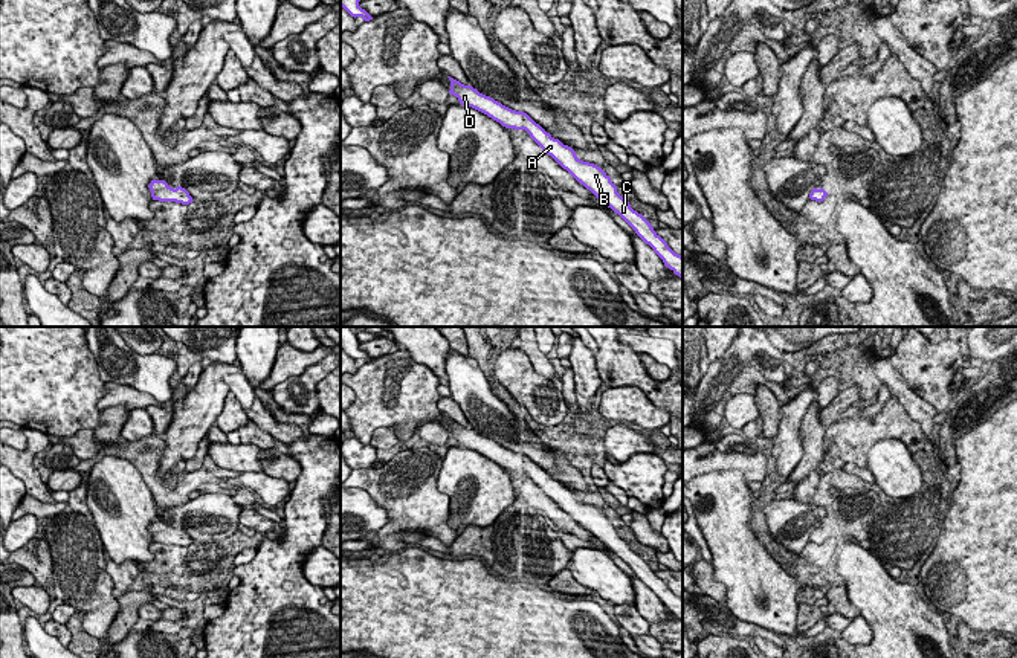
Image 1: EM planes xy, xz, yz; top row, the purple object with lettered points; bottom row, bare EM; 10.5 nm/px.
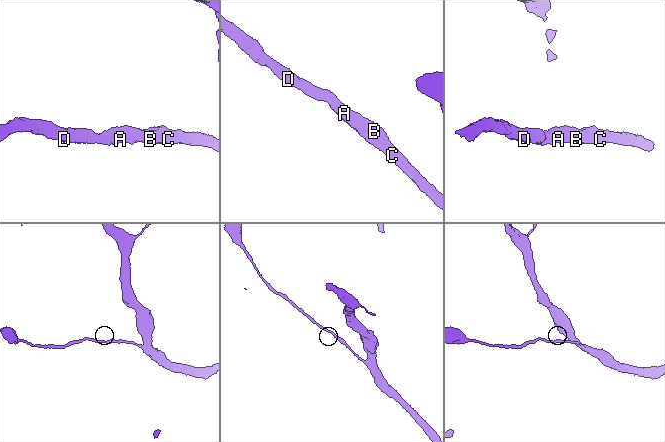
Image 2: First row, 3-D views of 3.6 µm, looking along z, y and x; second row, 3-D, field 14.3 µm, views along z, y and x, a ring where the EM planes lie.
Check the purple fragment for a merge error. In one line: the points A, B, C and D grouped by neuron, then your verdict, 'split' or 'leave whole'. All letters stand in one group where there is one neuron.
groups A B C D; leave whole

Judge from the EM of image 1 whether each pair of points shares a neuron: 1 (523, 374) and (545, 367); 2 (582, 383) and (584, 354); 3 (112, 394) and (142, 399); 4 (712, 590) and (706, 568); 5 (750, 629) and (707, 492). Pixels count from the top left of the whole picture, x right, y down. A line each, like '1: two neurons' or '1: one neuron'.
1: two neurons
2: one neuron
3: one neuron
4: one neuron
5: two neurons

